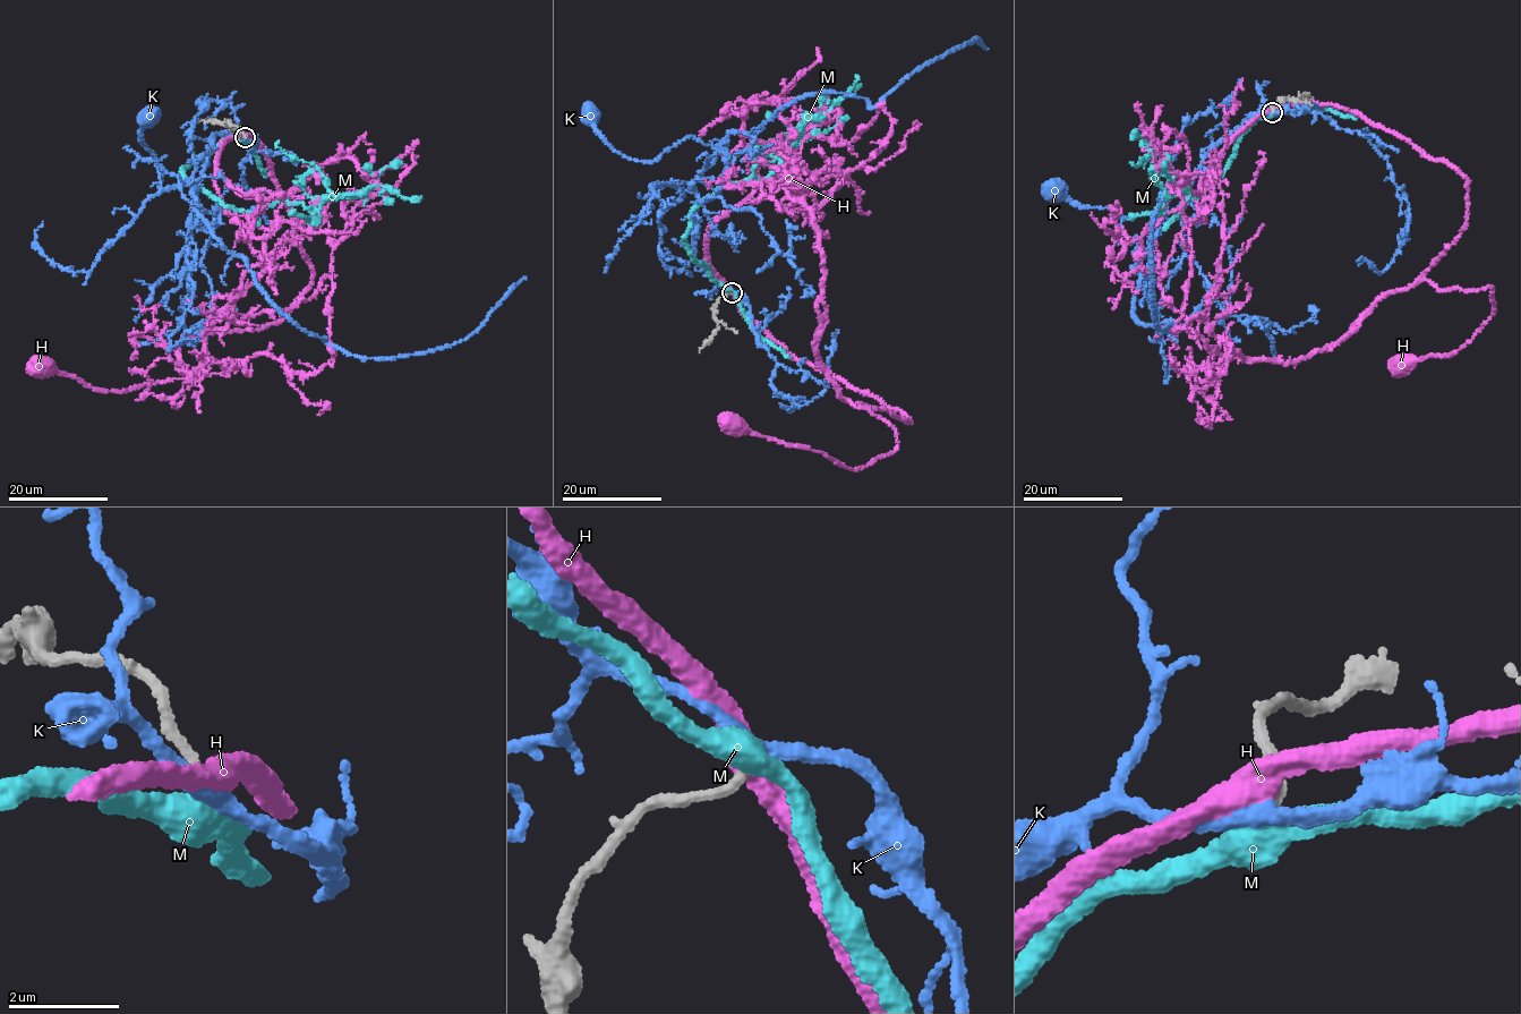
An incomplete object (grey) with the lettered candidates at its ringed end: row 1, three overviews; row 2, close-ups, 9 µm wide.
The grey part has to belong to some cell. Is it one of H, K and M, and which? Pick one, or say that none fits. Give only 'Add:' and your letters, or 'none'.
Add: K

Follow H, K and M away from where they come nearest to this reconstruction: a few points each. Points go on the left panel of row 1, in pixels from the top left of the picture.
H: (245, 137), (259, 142), (310, 263), (291, 309), (256, 330), (201, 337), (224, 374), (105, 390), (40, 363)
K: (246, 137), (215, 133), (193, 194), (215, 226), (218, 214), (185, 197), (146, 148), (148, 118)
M: (245, 138), (225, 136), (184, 175), (247, 212), (283, 198), (317, 209), (331, 194), (382, 186), (420, 197)

